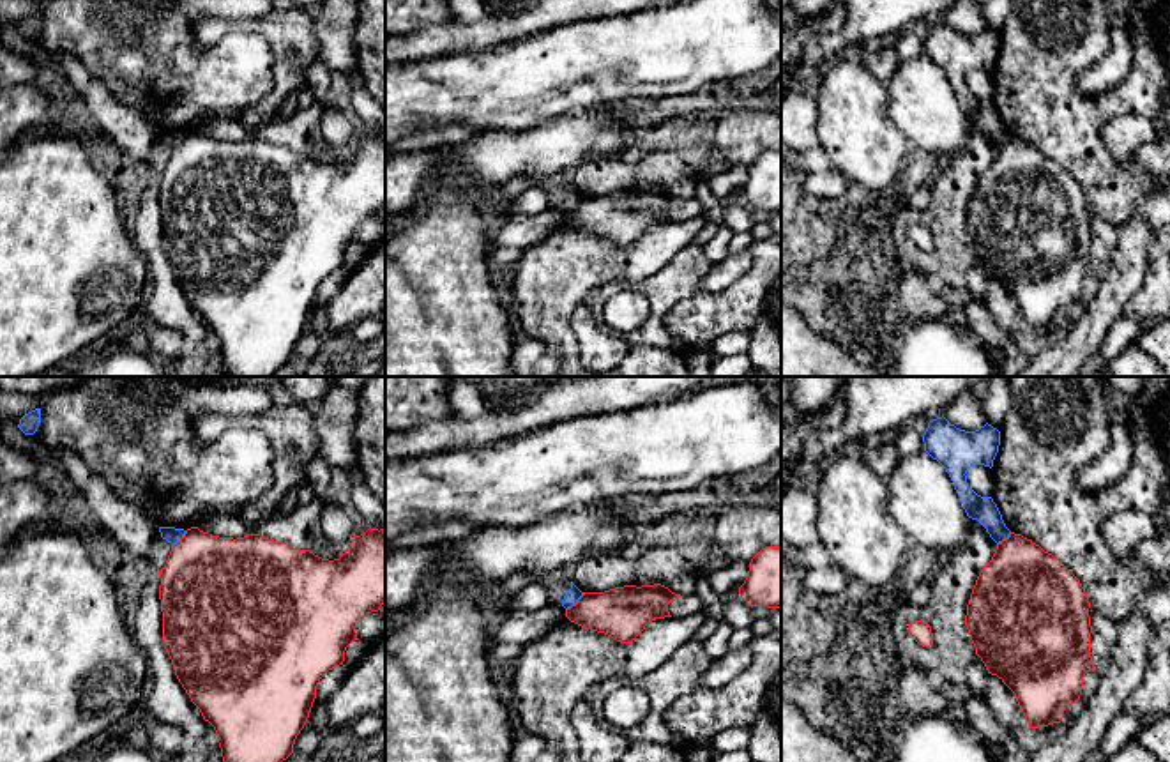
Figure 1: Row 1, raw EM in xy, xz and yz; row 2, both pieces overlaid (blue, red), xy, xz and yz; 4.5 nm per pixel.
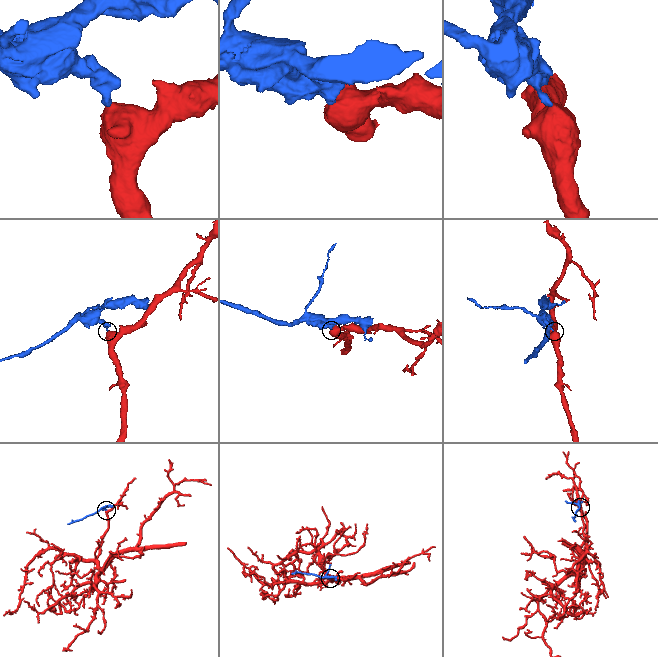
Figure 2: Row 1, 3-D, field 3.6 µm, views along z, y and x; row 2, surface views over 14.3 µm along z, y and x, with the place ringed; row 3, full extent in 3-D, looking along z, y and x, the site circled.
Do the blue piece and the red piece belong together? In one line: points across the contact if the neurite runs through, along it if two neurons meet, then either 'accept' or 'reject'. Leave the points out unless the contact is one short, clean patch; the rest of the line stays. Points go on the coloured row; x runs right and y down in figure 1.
border xz (584, 593), (566, 610); reject

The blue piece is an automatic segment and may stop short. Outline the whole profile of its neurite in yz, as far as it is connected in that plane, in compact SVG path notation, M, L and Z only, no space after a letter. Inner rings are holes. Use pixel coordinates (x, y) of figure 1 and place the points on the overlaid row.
M944 415L928 423L923 435L924 451L949 474L969 518L977 520L999 545L1009 537L1002 514L991 497L977 495L967 483L967 470L976 465L993 467L1000 446L1000 431L984 424L965 431Z

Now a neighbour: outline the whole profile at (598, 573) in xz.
M672 546L649 548L636 559L626 559L620 550L585 557L573 564L573 583L581 592L604 592L624 585L661 583L680 596L695 594L698 568Z

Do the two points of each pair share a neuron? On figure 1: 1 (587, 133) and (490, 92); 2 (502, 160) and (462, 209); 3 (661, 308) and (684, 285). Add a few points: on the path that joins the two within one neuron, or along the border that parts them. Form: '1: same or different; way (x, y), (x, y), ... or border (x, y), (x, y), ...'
1: different; border (592, 106), (568, 110), (513, 131)
2: different; border (471, 182), (439, 179), (430, 188)
3: same; way (665, 303), (679, 289)

